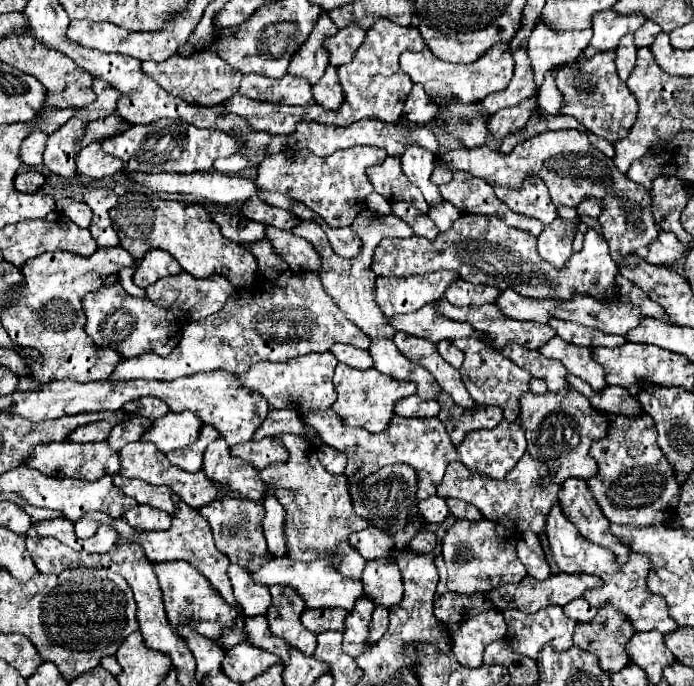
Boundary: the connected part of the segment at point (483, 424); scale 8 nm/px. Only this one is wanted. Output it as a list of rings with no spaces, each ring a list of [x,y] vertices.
[[[440,391],[436,401],[440,403],[440,419],[446,425],[446,431],[454,445],[458,445],[464,435],[472,429],[494,429],[502,419],[500,407],[484,407],[484,405],[472,405],[468,409],[456,405],[452,397],[446,391]]]

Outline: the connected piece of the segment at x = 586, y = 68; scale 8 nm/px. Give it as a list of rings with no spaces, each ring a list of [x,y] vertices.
[[[602,51],[590,59],[578,57],[574,63],[560,65],[554,69],[554,79],[566,103],[560,109],[562,115],[572,115],[574,119],[580,119],[580,123],[584,123],[588,131],[610,143],[616,143],[624,139],[624,135],[628,135],[638,117],[638,103],[632,91],[616,73],[614,51]]]

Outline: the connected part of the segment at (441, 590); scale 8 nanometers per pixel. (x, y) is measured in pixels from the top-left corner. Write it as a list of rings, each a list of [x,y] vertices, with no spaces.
[[[436,557],[436,567],[440,571],[440,581],[436,595],[434,595],[434,615],[438,621],[442,623],[464,623],[470,617],[488,611],[492,607],[490,599],[486,599],[482,593],[472,593],[472,595],[460,595],[460,593],[452,593],[446,587],[446,571],[444,571],[444,561],[440,557]]]

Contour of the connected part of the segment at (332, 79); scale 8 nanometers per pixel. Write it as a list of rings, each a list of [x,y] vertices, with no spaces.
[[[332,65],[326,67],[326,73],[322,75],[322,79],[316,85],[312,85],[312,95],[314,95],[314,101],[322,107],[328,107],[328,109],[340,107],[342,87],[338,81],[336,67],[332,67]]]

